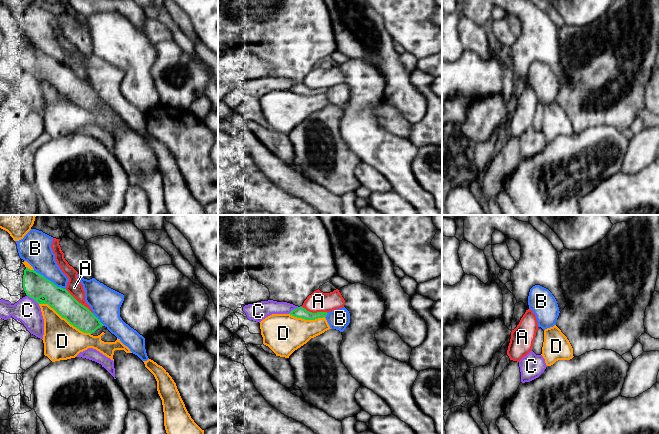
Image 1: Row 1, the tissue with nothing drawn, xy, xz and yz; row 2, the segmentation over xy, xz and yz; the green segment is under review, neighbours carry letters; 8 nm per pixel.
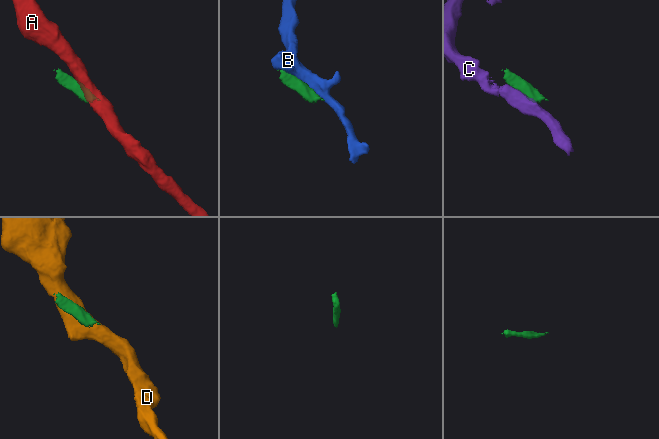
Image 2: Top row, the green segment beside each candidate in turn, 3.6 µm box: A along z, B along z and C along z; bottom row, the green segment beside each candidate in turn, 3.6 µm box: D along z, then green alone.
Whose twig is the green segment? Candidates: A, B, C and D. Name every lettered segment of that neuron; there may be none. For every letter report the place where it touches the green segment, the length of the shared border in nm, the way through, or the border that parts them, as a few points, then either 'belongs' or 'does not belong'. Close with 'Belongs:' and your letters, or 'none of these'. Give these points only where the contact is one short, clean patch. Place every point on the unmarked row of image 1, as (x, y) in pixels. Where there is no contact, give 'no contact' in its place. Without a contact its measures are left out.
A: meets green in xy at (78, 78); contact 300 nm long; does not belong
B: meets green in xy at (49, 56); contact 300 nm long; does not belong
C: meets green in xy at (33, 74); contact 120 nm long; does not belong
D: meets green in xy at (65, 94); contact 480 nm long; does not belong
Belongs: none of these

